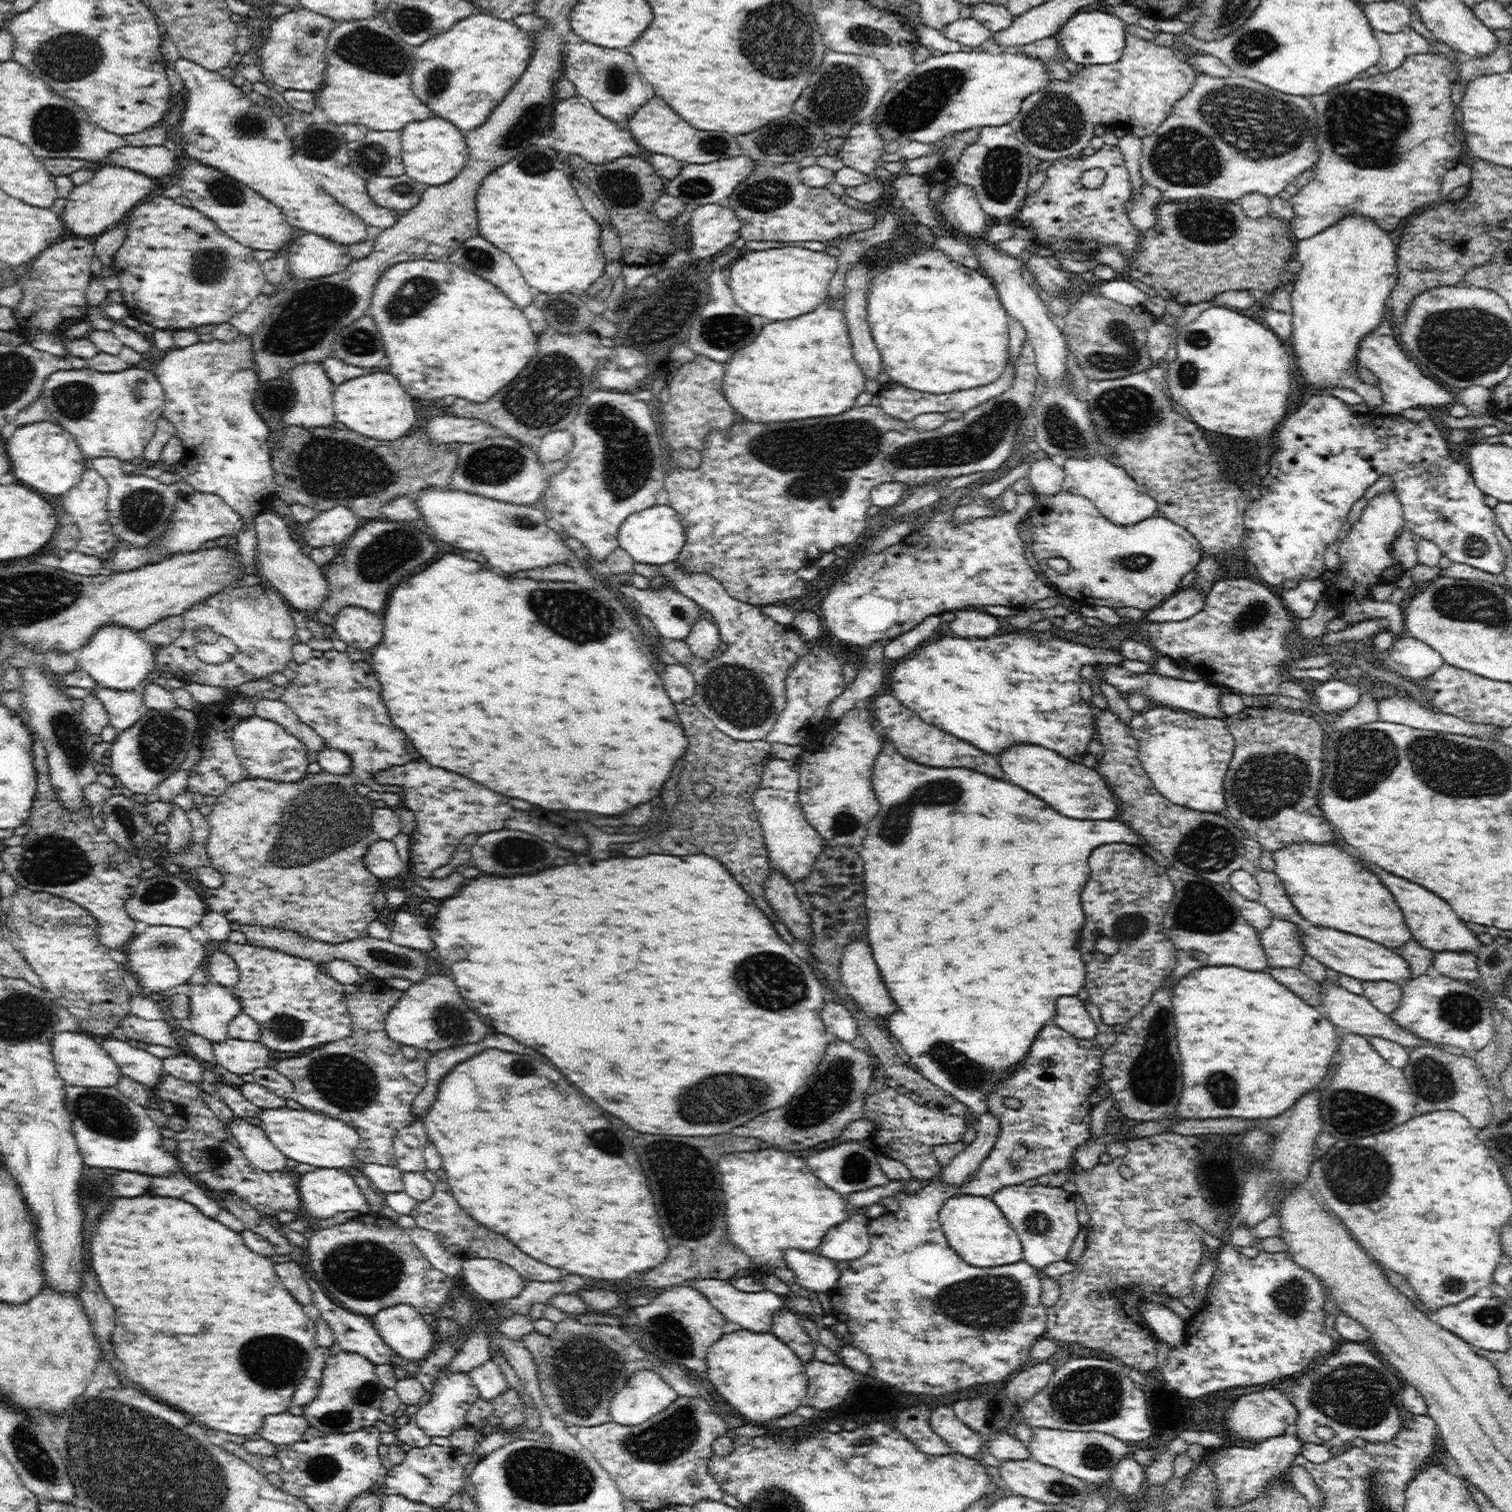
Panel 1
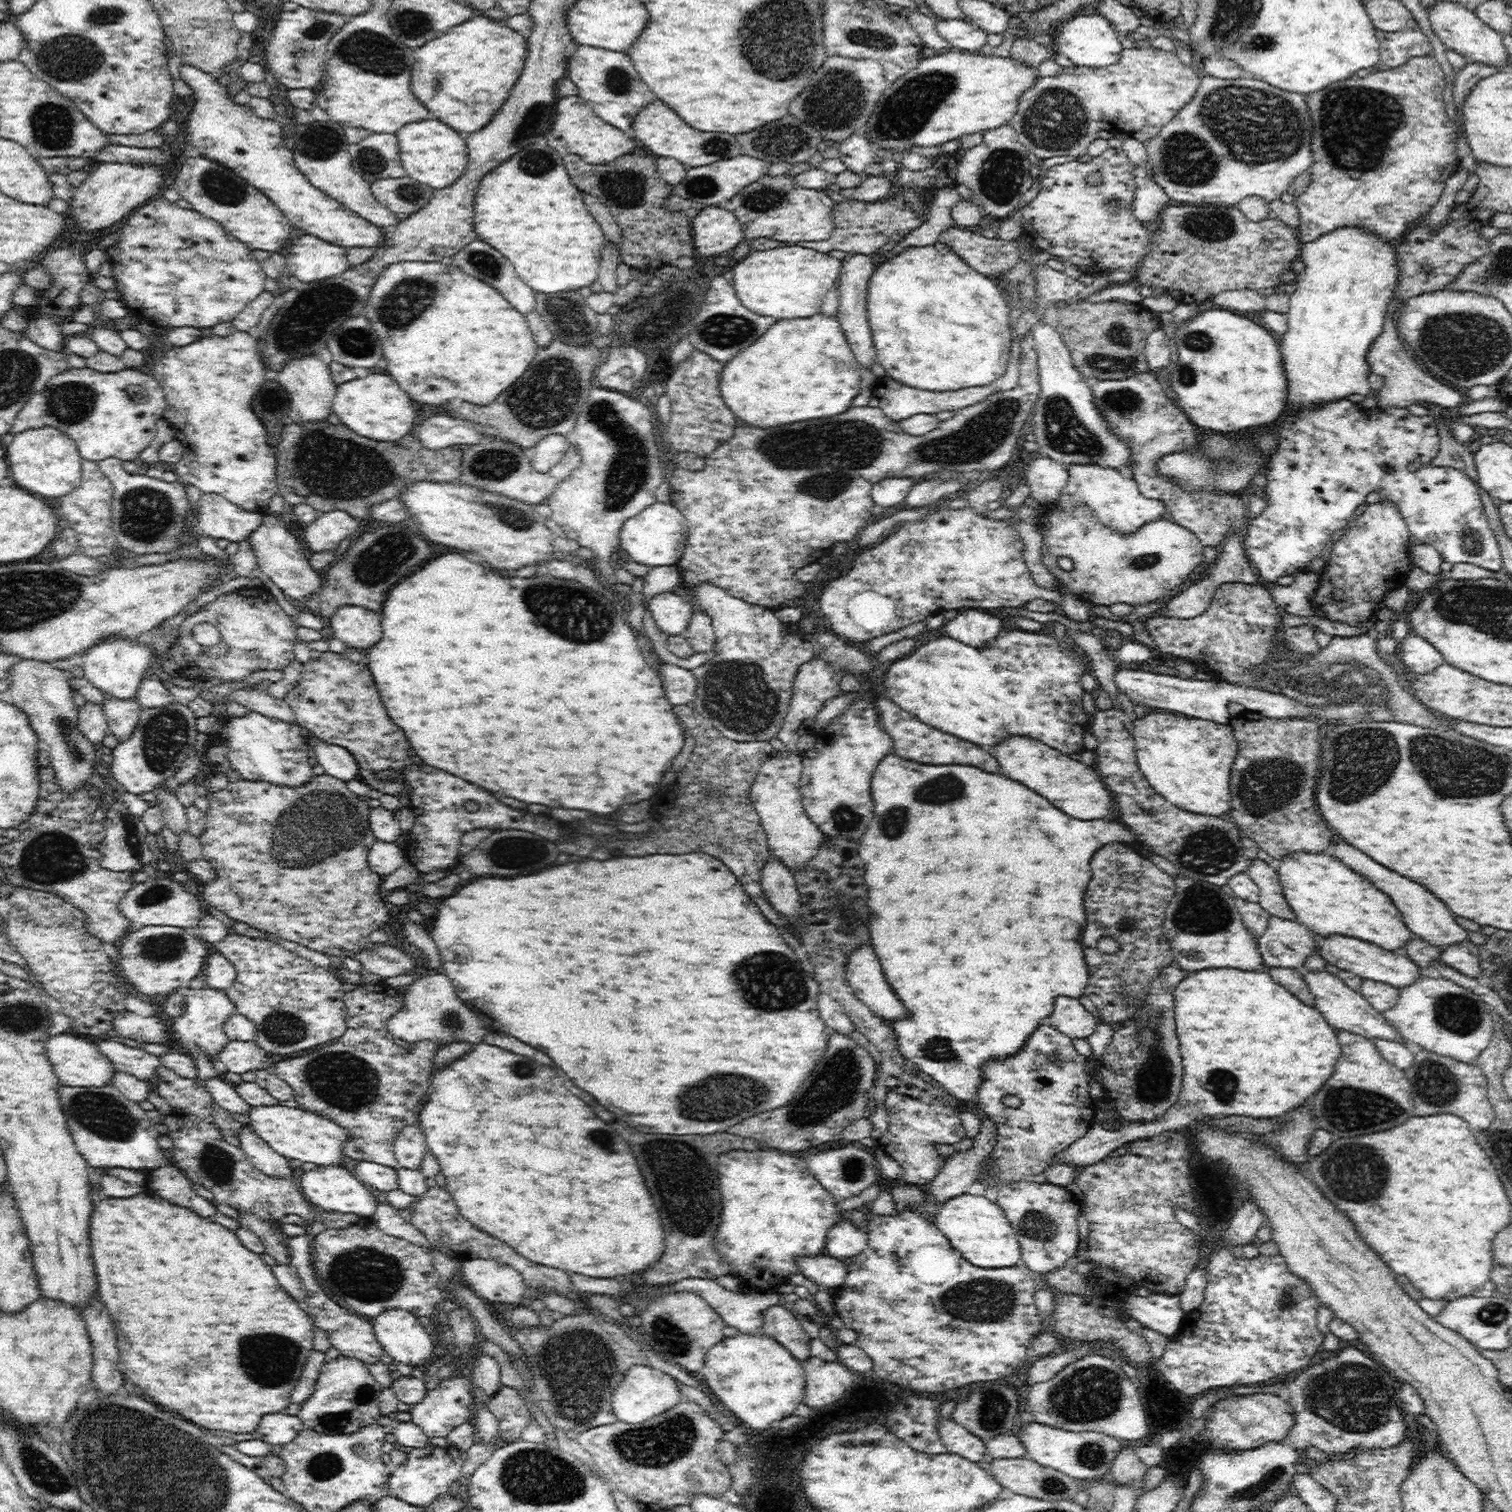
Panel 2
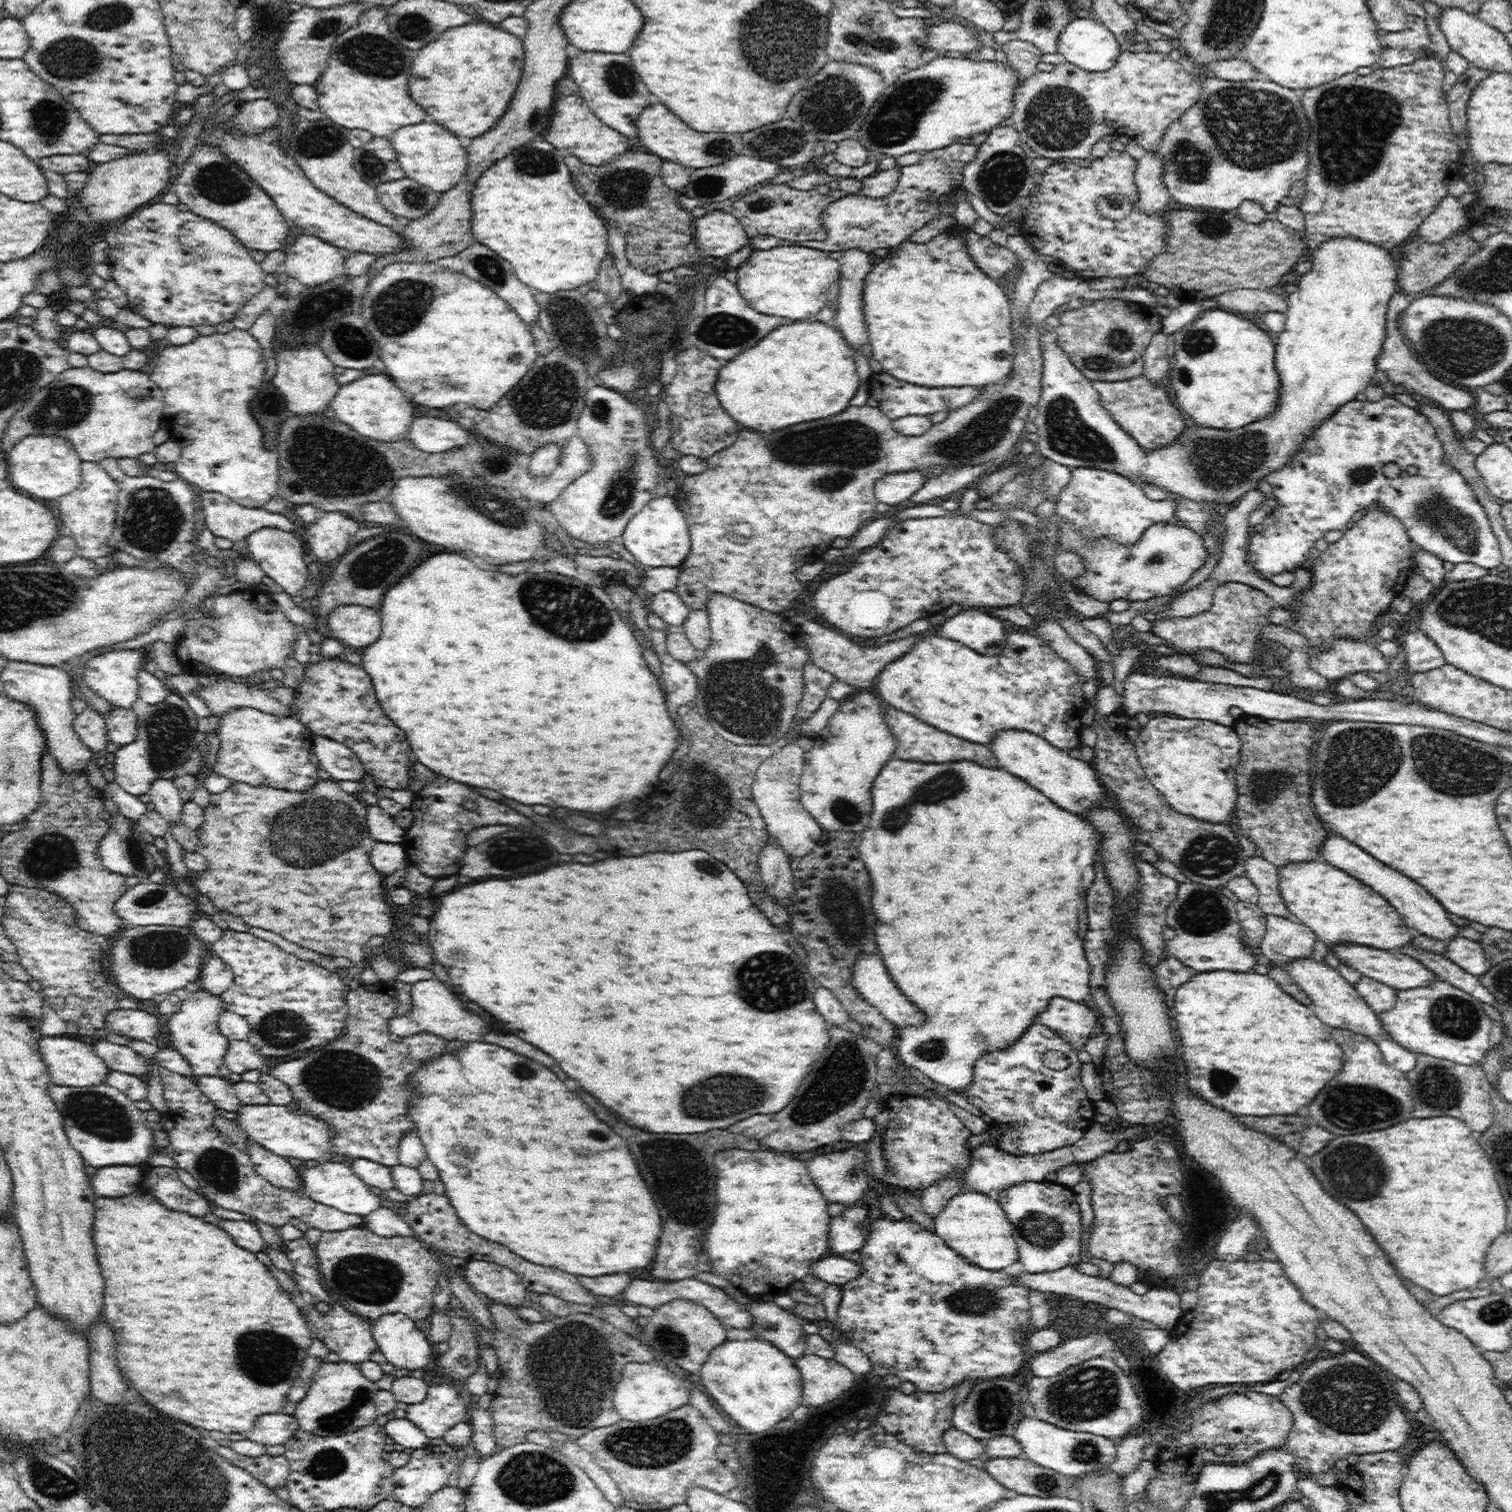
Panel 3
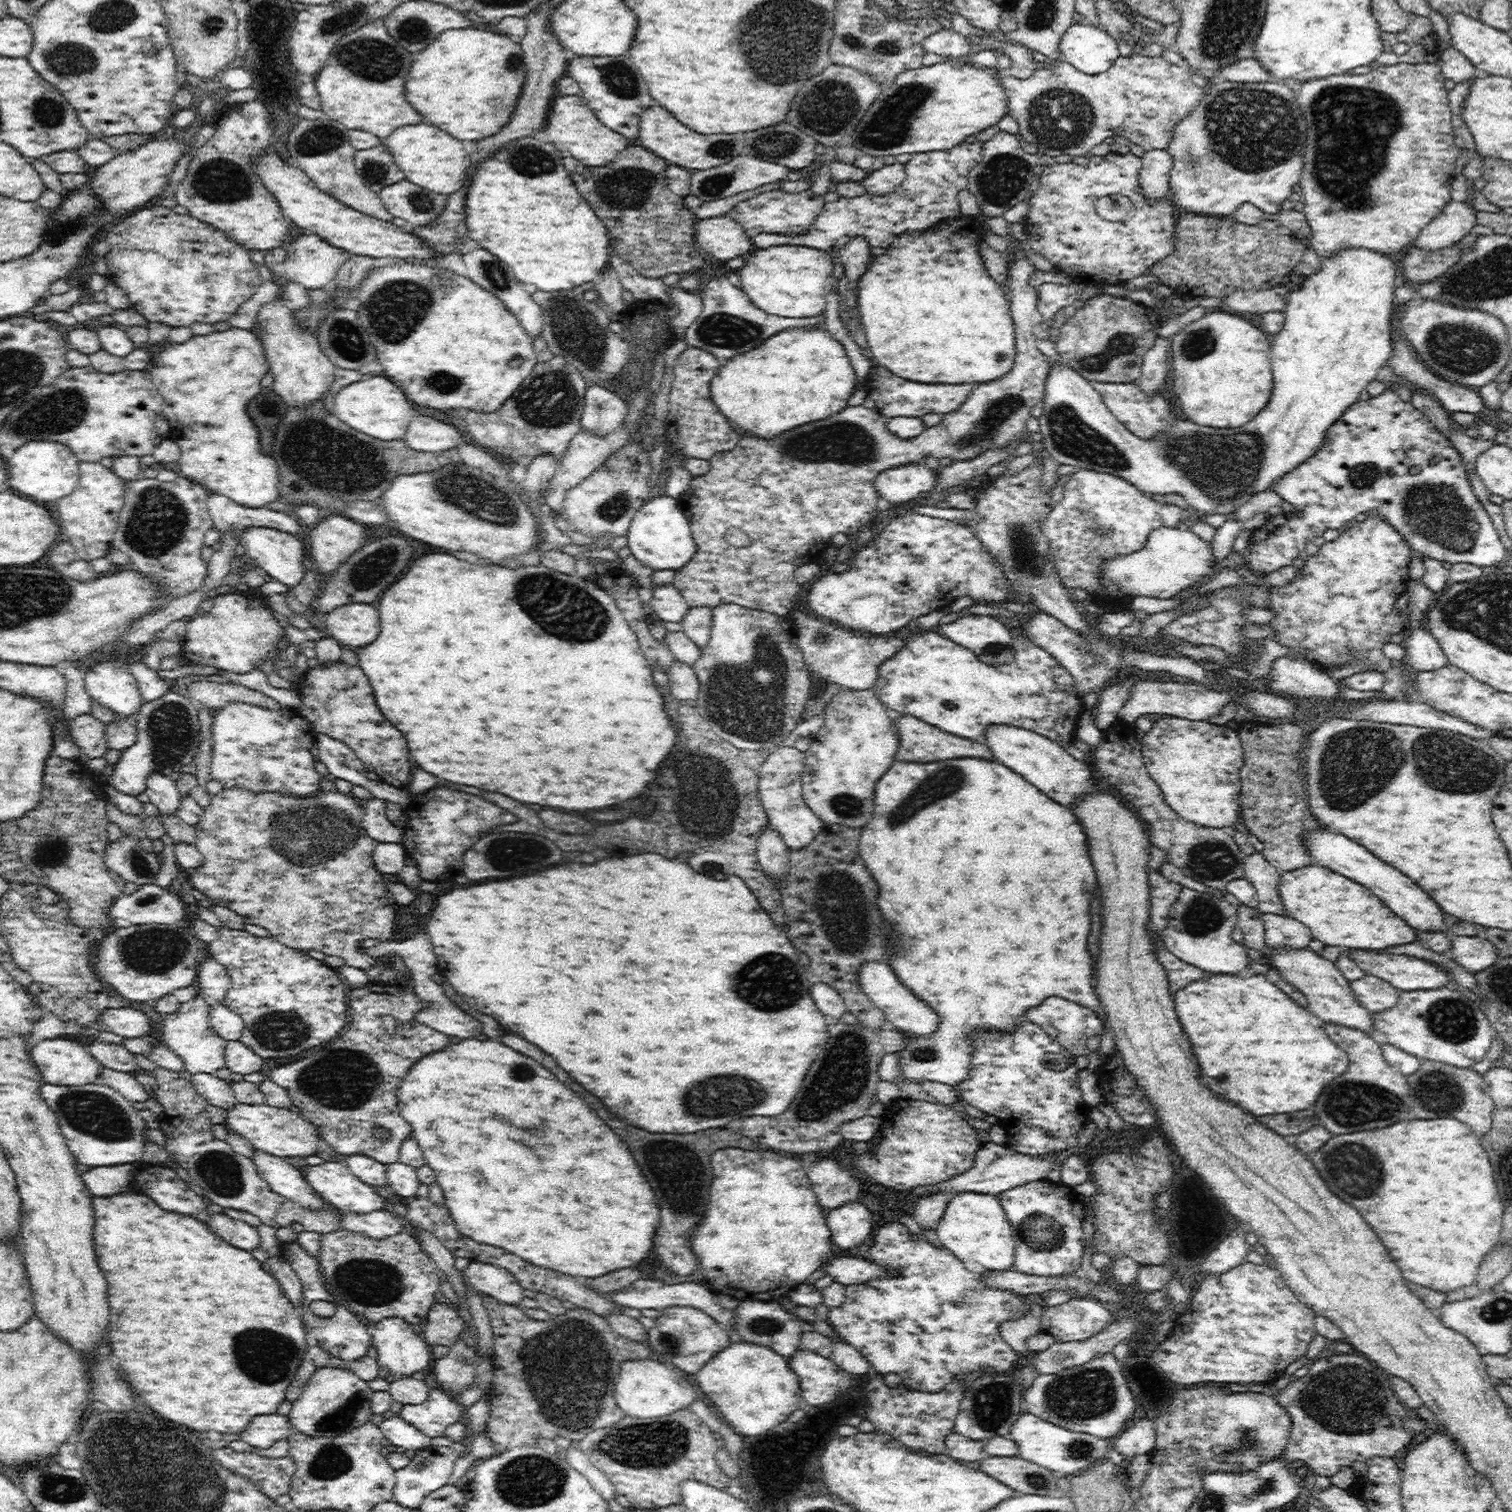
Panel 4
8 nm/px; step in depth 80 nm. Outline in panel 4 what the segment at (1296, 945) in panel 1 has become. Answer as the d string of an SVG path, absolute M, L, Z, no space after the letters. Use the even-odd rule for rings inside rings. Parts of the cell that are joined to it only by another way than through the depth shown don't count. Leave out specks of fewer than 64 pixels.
M1264 913L1262 918L1265 926L1264 956L1270 949L1308 949L1308 944L1314 940L1311 930L1287 913Z

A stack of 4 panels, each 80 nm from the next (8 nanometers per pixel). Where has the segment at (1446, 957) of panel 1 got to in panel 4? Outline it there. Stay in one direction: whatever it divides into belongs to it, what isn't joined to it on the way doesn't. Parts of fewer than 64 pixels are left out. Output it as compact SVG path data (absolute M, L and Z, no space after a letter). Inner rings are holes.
M1451 935L1450 955L1468 972L1476 974L1498 960L1498 953L1486 937Z

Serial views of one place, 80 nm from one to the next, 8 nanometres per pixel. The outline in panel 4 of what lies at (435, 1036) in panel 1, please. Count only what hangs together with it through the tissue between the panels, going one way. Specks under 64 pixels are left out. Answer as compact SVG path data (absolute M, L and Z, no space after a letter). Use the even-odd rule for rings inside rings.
M426 926L420 929L418 933L414 934L414 938L405 939L402 941L384 940L380 941L376 946L364 950L364 954L369 955L371 958L378 959L380 962L385 961L385 957L390 953L396 953L402 957L404 964L410 971L411 978L414 979L414 993L418 995L420 1001L428 1003L426 1008L422 1008L416 1014L414 1021L429 1026L438 1032L451 1036L458 1036L459 1038L476 1038L482 1034L484 1026L482 1022L478 1022L472 1016L466 1016L463 1010L460 1010L445 994L442 986L433 979L437 970L436 955L433 951L431 938L427 934Z

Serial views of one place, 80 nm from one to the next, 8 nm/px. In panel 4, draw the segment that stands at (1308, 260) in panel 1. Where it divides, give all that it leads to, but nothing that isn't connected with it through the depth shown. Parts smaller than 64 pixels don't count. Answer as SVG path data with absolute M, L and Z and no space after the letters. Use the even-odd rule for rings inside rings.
M1362 248L1343 249L1332 257L1321 258L1321 262L1319 272L1302 277L1297 290L1286 295L1286 318L1272 341L1270 352L1274 376L1272 398L1268 408L1256 414L1242 428L1200 428L1190 420L1175 420L1169 429L1151 439L1140 438L1111 413L1092 382L1064 362L1063 365L1050 364L1051 370L1044 382L1045 399L1037 410L1043 439L1037 448L1046 449L1060 464L1121 476L1151 497L1172 492L1181 494L1189 506L1196 508L1198 518L1213 520L1217 514L1221 514L1234 520L1242 504L1246 504L1258 492L1271 491L1272 482L1306 462L1322 446L1328 428L1344 414L1348 406L1359 400L1360 392L1375 380L1379 370L1392 356L1390 318L1395 290L1400 282L1396 277L1394 262L1380 252Z

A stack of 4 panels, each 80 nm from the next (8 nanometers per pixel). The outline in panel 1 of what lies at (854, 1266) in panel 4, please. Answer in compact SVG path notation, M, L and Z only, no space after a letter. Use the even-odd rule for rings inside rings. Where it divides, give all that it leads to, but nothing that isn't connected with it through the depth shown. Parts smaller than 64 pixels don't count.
M788 1250L783 1258L786 1268L794 1271L795 1282L805 1289L828 1292L840 1278L841 1271L836 1267L836 1261L815 1252L803 1250Z

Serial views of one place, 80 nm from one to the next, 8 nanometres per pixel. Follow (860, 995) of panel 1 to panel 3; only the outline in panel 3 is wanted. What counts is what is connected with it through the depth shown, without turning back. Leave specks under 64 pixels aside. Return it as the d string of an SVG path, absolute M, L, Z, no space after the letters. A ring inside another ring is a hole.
M863 952L856 956L854 966L852 966L852 984L870 1006L876 1007L882 1015L898 1028L922 1026L926 1022L926 1016L908 998L904 998L904 994L898 990L898 986L896 986L896 983L892 981L892 977L888 974L888 969L886 969L884 961L880 958L880 954L876 952Z

